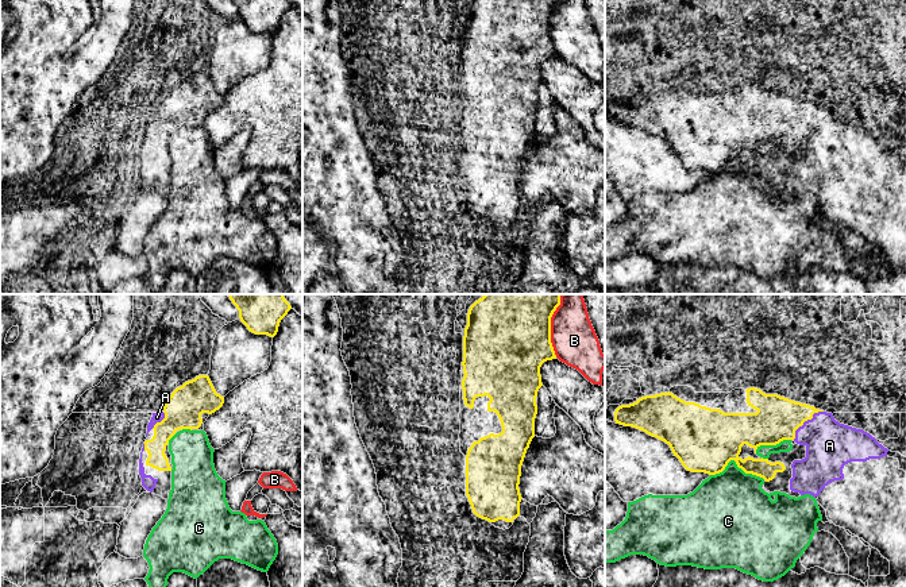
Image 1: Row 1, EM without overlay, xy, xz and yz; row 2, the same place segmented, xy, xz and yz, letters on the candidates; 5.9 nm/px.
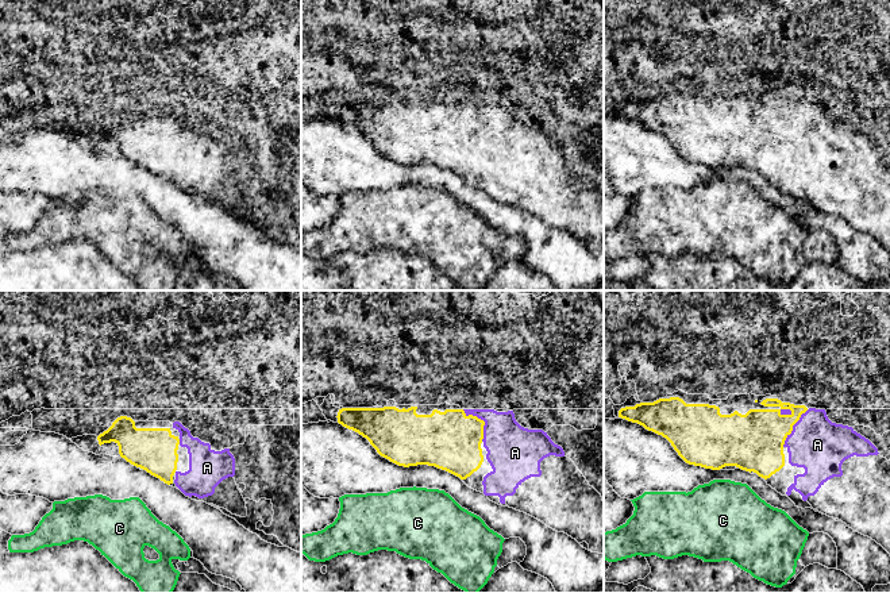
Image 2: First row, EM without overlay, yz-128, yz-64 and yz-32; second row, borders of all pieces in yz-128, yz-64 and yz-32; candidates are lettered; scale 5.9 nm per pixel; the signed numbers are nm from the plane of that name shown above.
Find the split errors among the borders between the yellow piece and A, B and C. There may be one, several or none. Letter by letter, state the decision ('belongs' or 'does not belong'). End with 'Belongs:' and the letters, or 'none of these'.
A: belongs
B: does not belong
C: does not belong
Belongs: A

